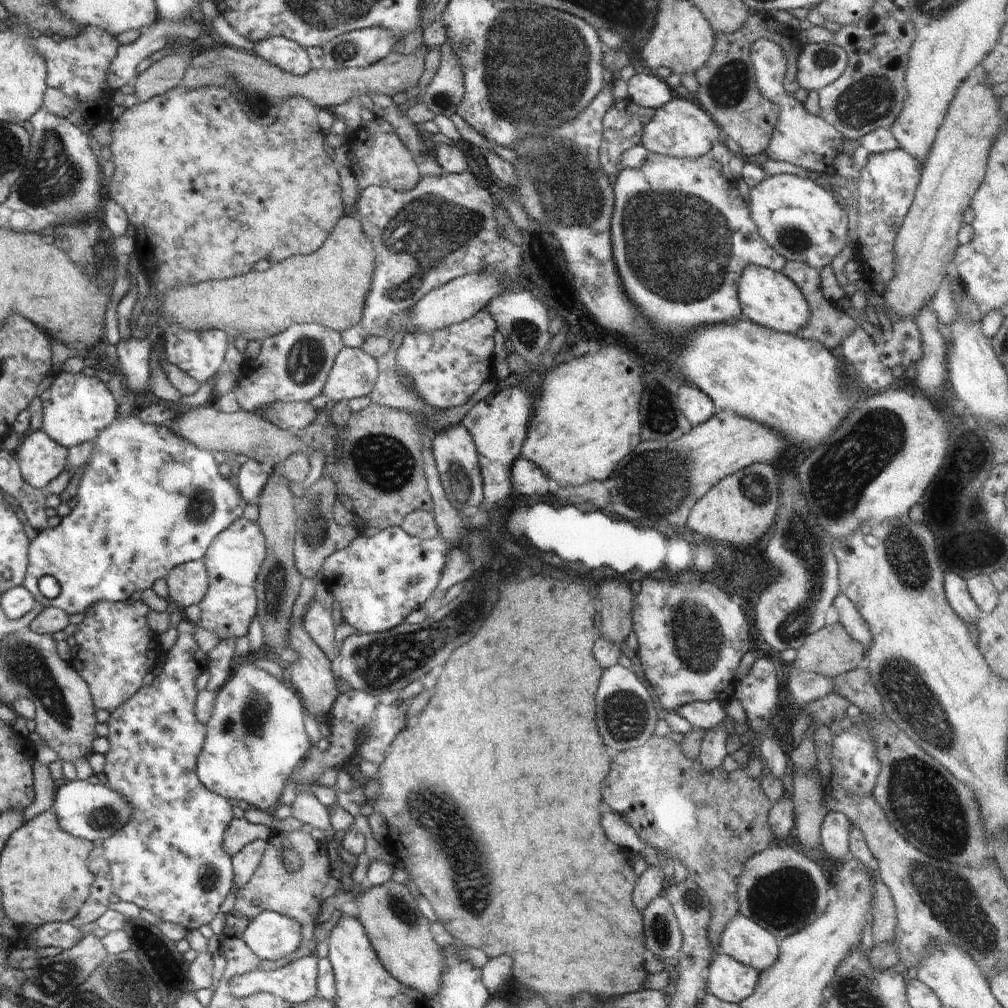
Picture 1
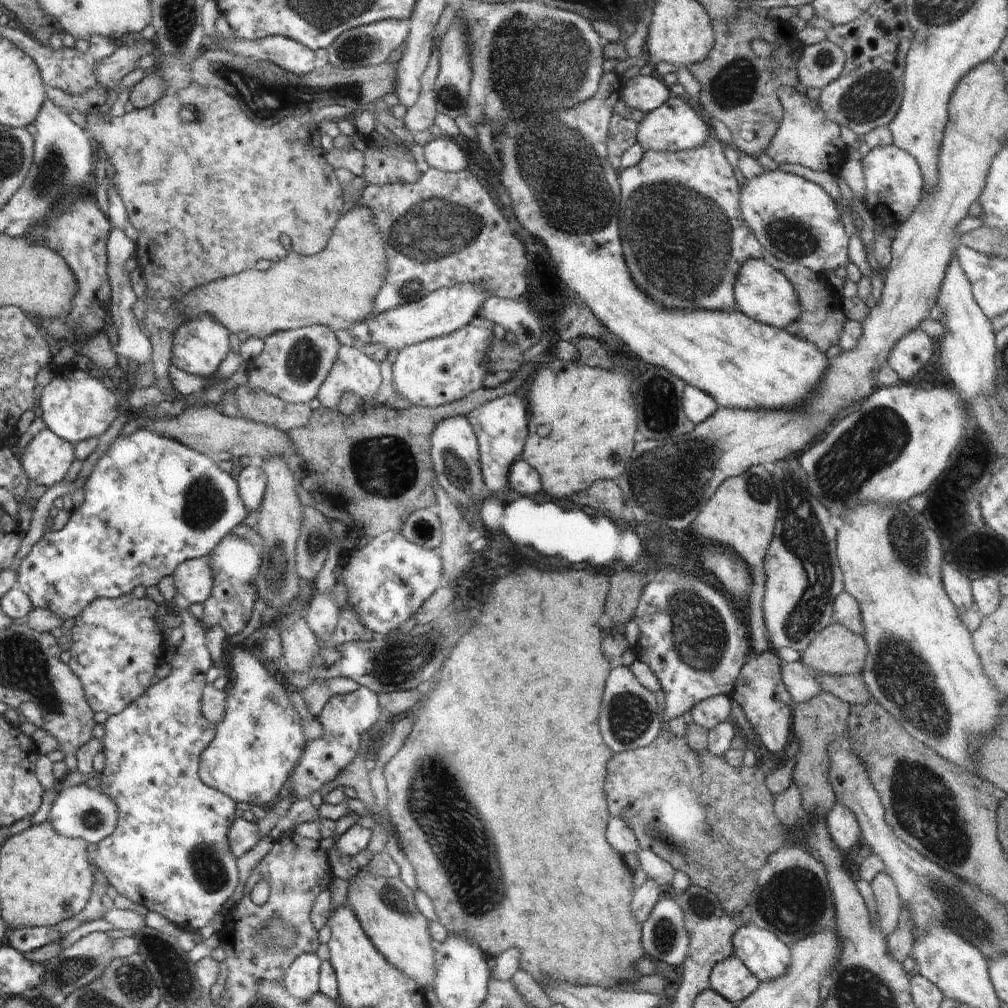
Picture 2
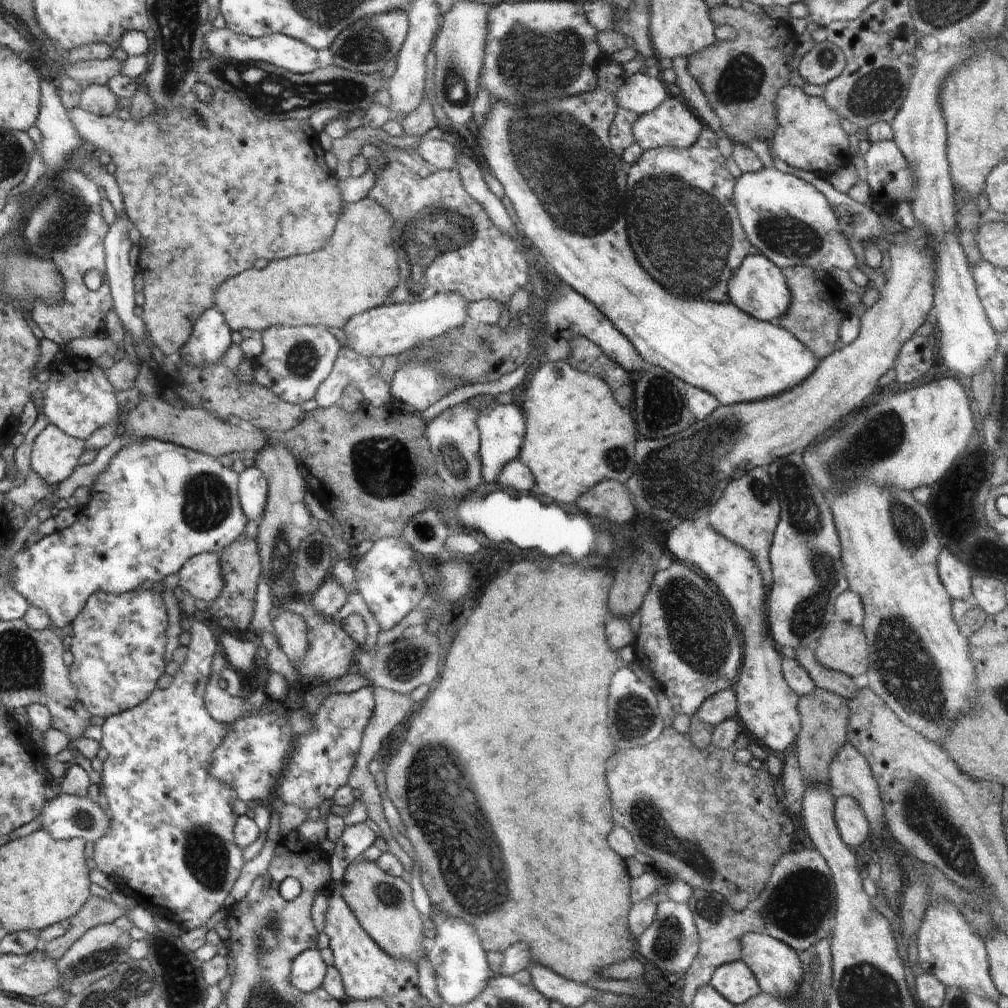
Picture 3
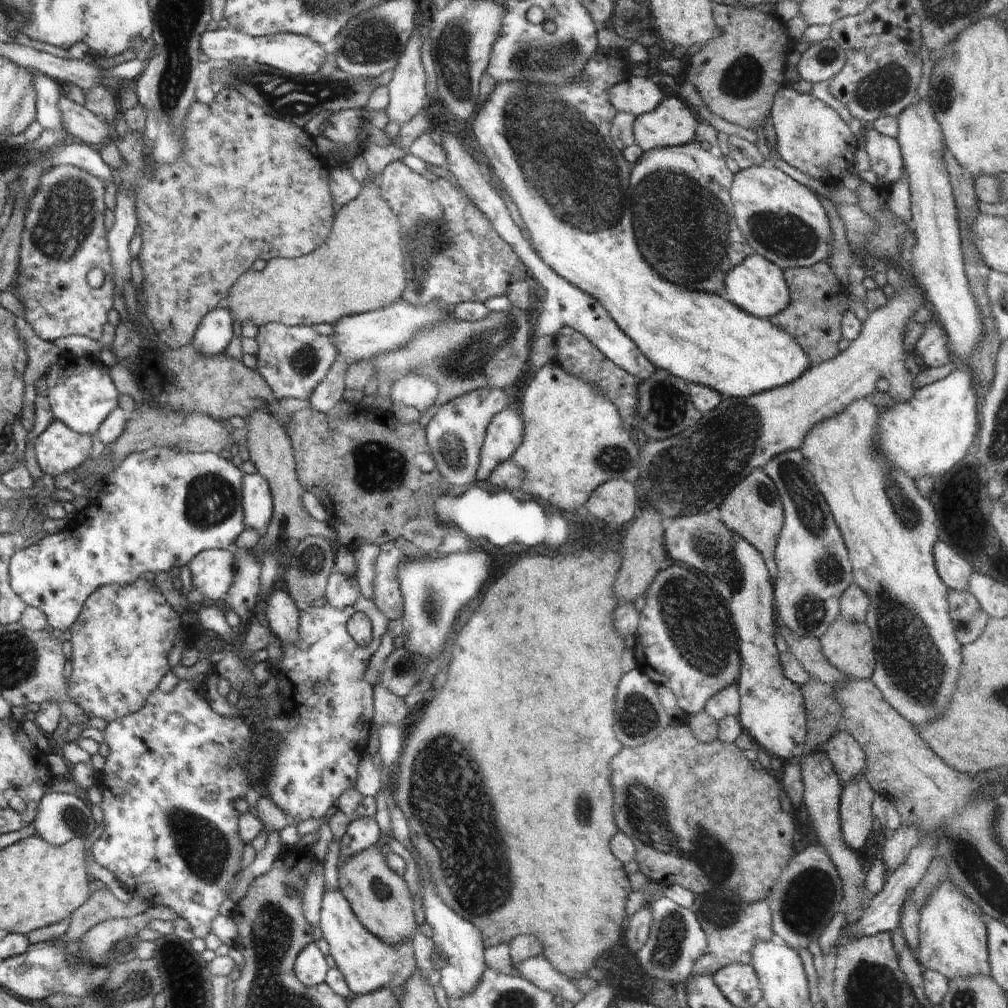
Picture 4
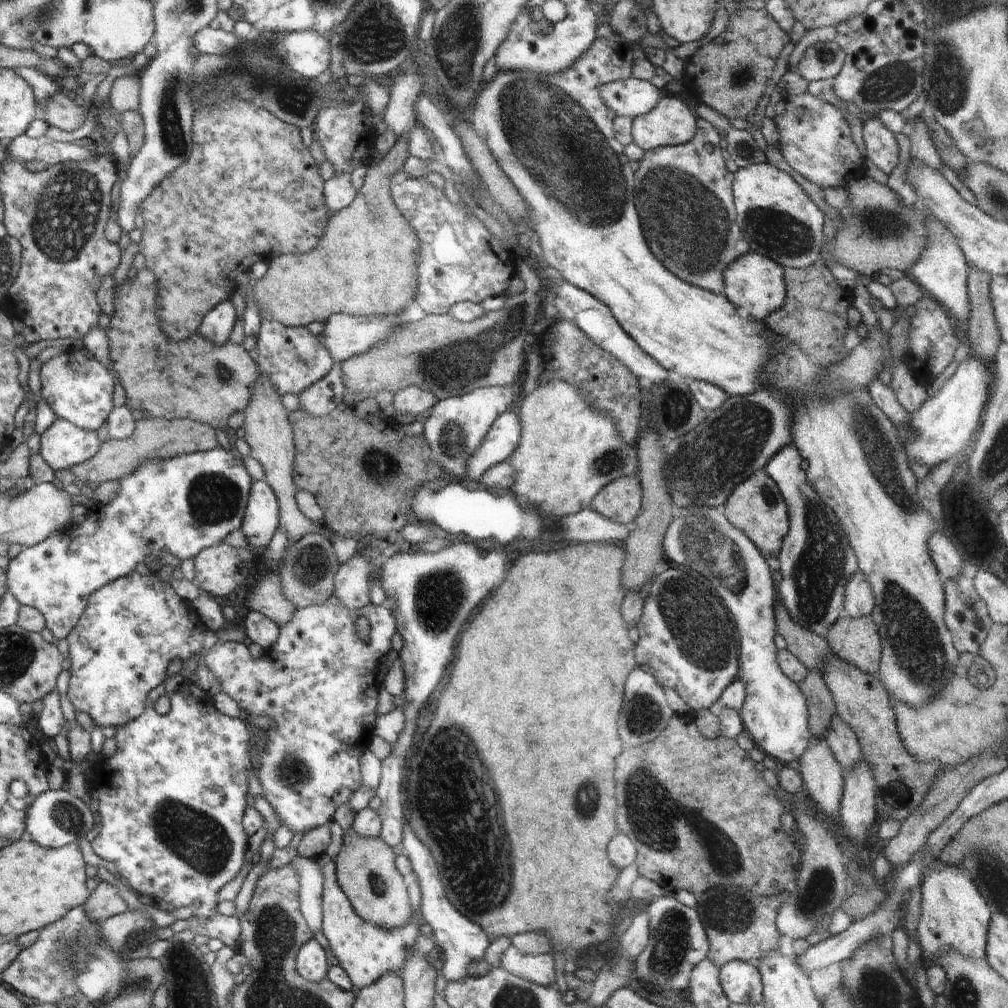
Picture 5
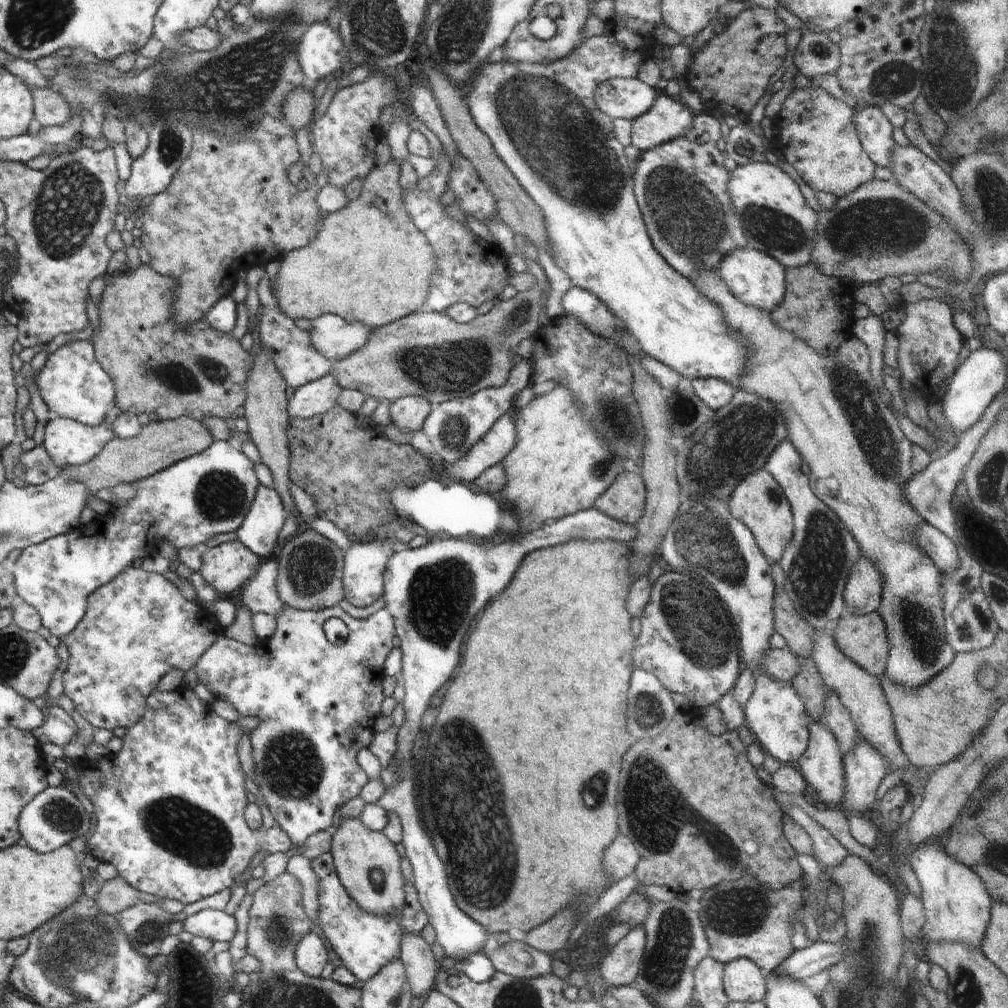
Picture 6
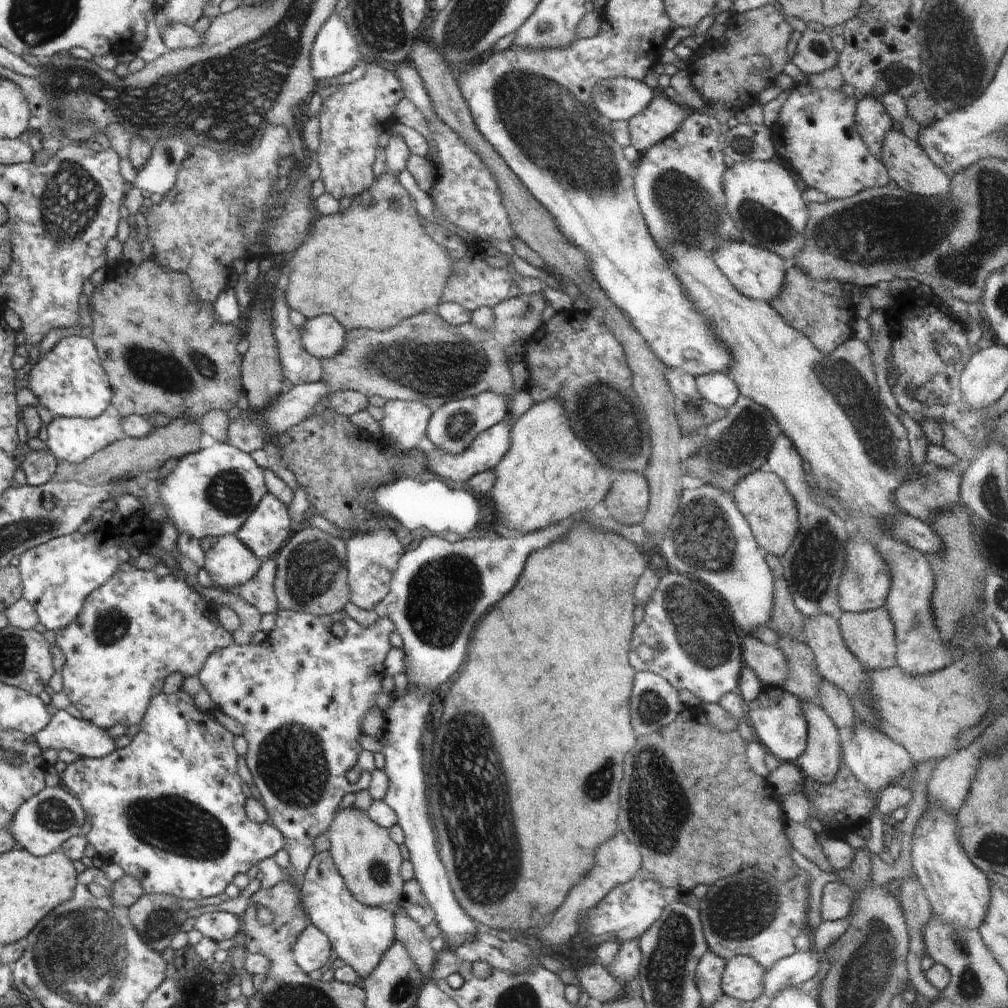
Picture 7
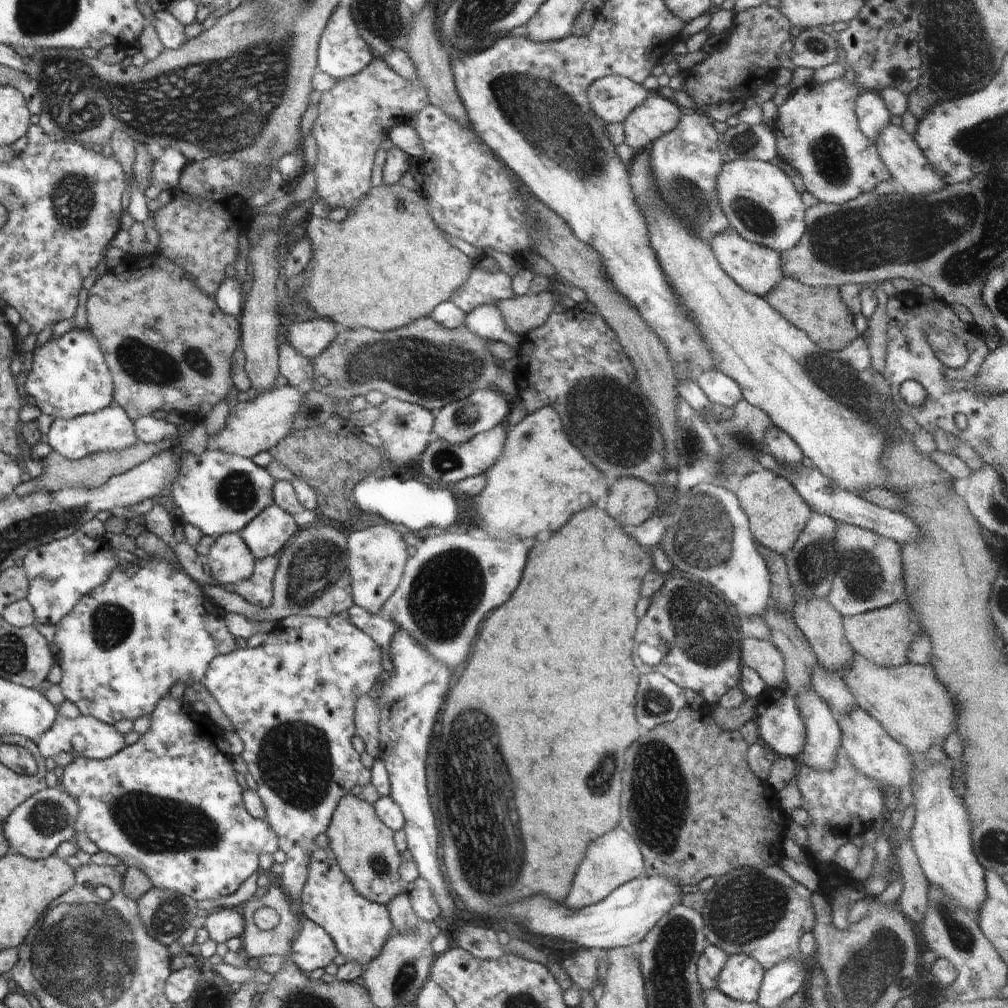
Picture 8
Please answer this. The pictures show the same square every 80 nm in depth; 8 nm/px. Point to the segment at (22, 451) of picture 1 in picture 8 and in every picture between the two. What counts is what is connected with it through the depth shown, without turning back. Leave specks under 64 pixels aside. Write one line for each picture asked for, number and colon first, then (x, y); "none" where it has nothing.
2: (46, 460)
3: (55, 454)
4: (59, 449)
5: (64, 445)
6: (68, 442)
7: (73, 439)
8: (111, 429)

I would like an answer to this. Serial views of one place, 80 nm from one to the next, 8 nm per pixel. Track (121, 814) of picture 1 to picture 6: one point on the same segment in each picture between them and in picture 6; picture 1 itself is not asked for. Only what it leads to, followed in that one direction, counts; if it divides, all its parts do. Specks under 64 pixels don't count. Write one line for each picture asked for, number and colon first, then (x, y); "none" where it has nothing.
2: (79, 812)
3: (65, 816)
4: (60, 817)
5: (54, 819)
6: (55, 816)

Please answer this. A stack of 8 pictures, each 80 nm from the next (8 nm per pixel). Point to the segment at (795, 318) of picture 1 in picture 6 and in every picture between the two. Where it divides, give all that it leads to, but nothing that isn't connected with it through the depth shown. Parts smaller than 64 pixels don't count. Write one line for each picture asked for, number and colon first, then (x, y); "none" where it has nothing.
2: (763, 294)
3: (758, 288)
4: (757, 286)
5: (755, 284)
6: (757, 279)

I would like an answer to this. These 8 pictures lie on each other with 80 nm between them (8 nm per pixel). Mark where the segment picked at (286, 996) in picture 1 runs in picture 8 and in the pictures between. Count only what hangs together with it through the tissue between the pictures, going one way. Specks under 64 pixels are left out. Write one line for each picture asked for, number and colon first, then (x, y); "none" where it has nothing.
2: (301, 980)
3: (307, 971)
4: (310, 967)
5: (311, 962)
6: (311, 955)
7: (312, 949)
8: (313, 949)

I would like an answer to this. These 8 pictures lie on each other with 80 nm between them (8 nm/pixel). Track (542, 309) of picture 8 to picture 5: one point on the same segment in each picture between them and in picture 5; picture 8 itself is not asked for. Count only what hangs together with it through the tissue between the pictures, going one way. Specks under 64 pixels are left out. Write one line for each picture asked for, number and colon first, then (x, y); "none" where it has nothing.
5: (448, 358)
6: (427, 354)
7: (424, 359)

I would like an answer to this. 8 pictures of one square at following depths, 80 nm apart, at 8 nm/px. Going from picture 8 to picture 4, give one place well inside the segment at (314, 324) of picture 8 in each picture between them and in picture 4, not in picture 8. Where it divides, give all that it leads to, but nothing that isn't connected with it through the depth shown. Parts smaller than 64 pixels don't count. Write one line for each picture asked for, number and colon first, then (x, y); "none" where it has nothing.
4: (361, 337)
5: (344, 336)
6: (332, 336)
7: (323, 336)

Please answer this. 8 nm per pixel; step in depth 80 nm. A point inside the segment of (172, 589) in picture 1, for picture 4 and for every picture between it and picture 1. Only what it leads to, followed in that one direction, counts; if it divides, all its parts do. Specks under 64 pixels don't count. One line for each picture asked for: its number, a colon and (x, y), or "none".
2: (193, 580)
3: (201, 577)
4: (213, 572)

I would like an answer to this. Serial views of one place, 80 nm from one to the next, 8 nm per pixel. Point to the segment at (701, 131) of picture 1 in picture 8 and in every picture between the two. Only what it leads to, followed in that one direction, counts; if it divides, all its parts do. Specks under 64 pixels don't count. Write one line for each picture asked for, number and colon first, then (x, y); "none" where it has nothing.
2: (678, 125)
3: (674, 124)
4: (672, 123)
5: (670, 122)
6: (668, 118)
7: (661, 118)
8: (654, 118)

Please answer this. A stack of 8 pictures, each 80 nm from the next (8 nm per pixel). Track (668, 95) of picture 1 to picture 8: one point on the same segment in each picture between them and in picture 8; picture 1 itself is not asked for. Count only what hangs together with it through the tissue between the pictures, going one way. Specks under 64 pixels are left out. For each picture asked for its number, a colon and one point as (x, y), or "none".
2: (643, 93)
3: (640, 93)
4: (636, 95)
5: (632, 97)
6: (627, 97)
7: (620, 98)
8: (612, 98)

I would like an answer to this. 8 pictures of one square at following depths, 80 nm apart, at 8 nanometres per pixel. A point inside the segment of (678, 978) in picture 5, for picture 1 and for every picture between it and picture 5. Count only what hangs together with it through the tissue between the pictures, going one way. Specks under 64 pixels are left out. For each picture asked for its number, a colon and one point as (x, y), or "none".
1: (663, 935)
2: (664, 938)
3: (671, 943)
4: (676, 940)

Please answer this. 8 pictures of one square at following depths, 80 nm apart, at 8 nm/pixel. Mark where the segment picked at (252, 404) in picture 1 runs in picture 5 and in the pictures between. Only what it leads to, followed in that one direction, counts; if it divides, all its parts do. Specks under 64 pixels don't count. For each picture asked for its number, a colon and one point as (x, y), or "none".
2: (294, 363)
3: (295, 360)
4: (292, 360)
5: (294, 358)

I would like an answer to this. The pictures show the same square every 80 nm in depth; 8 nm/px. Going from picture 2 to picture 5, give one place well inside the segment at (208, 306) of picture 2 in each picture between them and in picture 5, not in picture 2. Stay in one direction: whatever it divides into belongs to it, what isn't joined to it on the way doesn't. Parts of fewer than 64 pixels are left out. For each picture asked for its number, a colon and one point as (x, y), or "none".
3: (357, 270)
4: (361, 267)
5: (365, 265)

